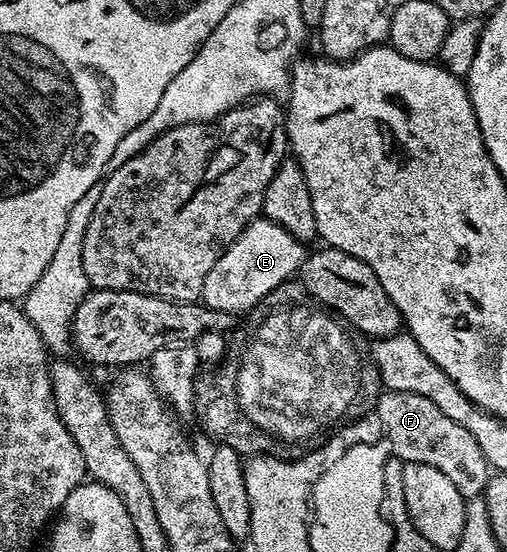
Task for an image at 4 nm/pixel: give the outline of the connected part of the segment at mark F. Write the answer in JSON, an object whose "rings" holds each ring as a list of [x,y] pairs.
{"rings":[[[384,390],[376,401],[374,413],[384,425],[384,438],[389,451],[400,457],[401,463],[430,464],[438,468],[454,484],[467,500],[483,495],[490,477],[490,467],[482,448],[474,441],[474,436],[459,424],[454,424],[439,411],[436,404],[426,400],[426,396],[414,396],[414,392],[394,392]]]}

